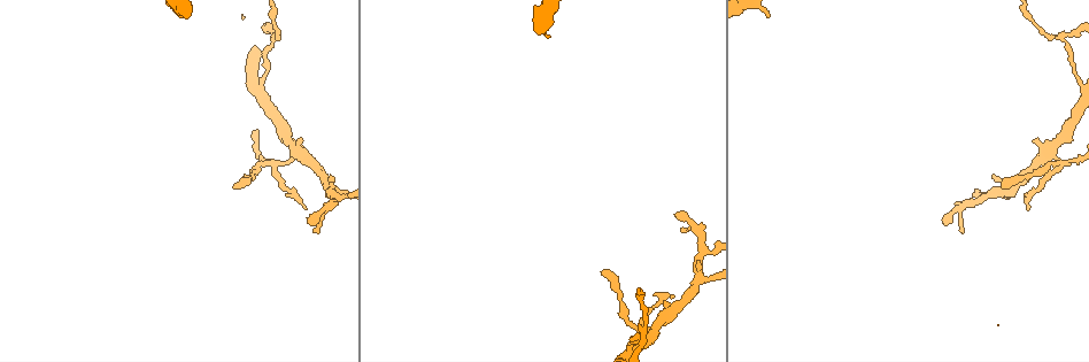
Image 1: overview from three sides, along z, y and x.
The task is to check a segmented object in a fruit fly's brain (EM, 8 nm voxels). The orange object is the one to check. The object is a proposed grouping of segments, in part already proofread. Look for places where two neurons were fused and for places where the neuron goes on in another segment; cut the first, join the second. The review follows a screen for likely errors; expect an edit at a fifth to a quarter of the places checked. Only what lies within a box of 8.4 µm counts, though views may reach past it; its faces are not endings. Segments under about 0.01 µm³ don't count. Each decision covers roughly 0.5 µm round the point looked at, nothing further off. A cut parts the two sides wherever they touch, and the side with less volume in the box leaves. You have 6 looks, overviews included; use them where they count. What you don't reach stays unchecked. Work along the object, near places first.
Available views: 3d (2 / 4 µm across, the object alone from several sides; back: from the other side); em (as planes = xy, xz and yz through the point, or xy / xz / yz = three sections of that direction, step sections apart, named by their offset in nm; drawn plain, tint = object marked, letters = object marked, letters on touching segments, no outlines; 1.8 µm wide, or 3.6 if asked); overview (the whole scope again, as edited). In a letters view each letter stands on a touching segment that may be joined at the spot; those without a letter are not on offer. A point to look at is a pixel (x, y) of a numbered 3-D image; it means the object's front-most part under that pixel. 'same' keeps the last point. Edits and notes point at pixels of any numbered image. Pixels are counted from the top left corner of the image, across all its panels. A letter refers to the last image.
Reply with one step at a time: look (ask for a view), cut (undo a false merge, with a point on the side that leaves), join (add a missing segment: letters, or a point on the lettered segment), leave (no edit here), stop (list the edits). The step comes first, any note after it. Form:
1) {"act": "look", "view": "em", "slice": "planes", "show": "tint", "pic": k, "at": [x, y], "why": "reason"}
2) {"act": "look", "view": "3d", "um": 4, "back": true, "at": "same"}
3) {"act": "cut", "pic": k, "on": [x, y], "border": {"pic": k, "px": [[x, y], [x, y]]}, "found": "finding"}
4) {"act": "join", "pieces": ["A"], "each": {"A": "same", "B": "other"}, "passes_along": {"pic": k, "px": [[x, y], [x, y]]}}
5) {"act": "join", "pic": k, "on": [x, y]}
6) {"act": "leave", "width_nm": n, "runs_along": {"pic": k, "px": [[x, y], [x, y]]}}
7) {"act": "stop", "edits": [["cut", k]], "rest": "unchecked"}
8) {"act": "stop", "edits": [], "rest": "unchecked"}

{"act": "look", "view": "em", "slice": "planes", "show": "plain", "pic": 1, "at": [1002, 185], "why": "thin end"}

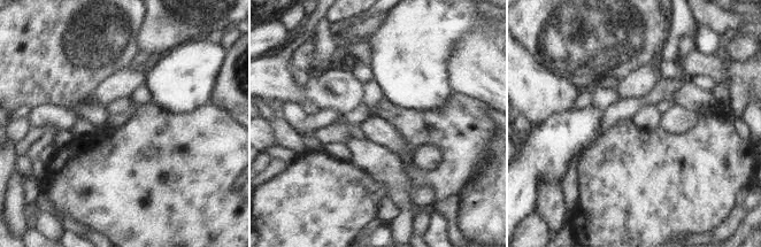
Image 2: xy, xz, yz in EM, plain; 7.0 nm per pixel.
{"act": "look", "view": "em", "slice": "planes", "show": "letters", "at": "same"}

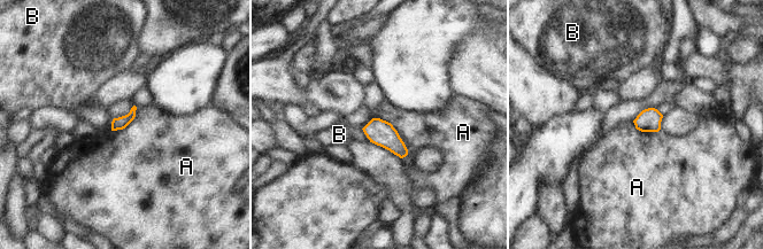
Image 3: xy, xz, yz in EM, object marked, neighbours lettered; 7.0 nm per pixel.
{"act": "leave", "each": {"A": "other", "B": "other"}, "border": {"pic": 3, "px": [[378, 117], [397, 131], [405, 157]]}, "found": "none of them fits"}

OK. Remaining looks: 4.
{"act": "look", "view": "em", "slice": "planes", "show": "tint", "pic": 1, "at": [675, 217], "why": "free end"}

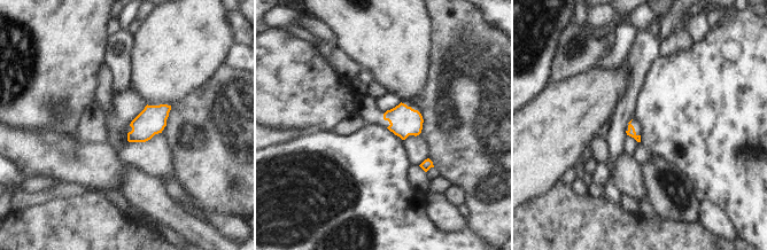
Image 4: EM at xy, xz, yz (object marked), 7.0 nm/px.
{"act": "look", "view": "em", "slice": "planes", "show": "letters", "at": "same", "why": "see the neighbours"}

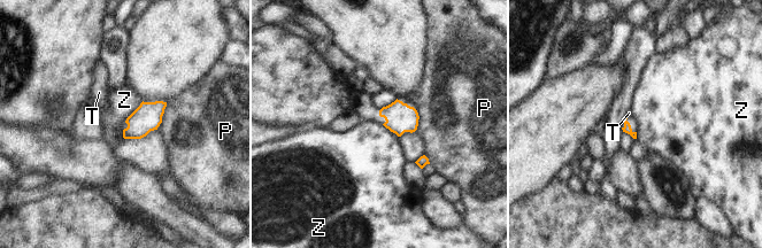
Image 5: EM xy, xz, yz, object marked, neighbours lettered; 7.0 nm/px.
{"act": "leave", "each": {"P": "other", "T": "other", "Z": "other"}, "border": {"pic": 5, "px": [[143, 101], [124, 121]]}, "found": "no lettered segment goes on from it"}

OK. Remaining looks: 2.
{"act": "stop", "edits": [], "rest": "unchecked"}

